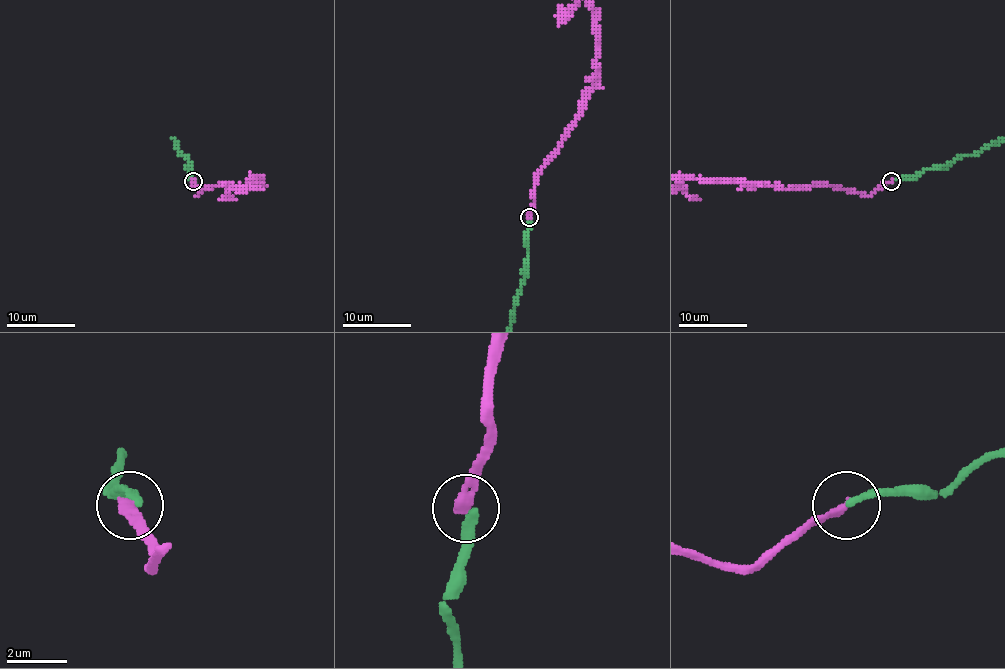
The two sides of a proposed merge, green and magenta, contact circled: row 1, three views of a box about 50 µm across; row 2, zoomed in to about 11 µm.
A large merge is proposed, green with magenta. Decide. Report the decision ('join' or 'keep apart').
keep apart

